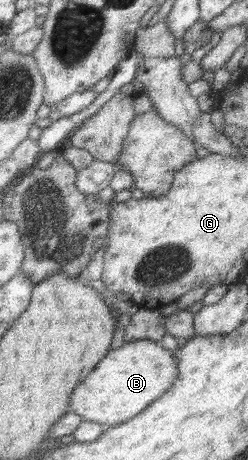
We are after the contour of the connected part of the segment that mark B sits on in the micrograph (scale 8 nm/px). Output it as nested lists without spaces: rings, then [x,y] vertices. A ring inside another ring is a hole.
[[[151,340],[127,342],[123,348],[110,351],[108,357],[104,357],[104,361],[100,361],[100,365],[88,375],[88,378],[76,387],[69,411],[80,415],[85,421],[100,423],[106,429],[112,428],[143,413],[154,401],[168,392],[178,379],[179,363],[175,359],[174,351],[164,349],[160,342]]]

